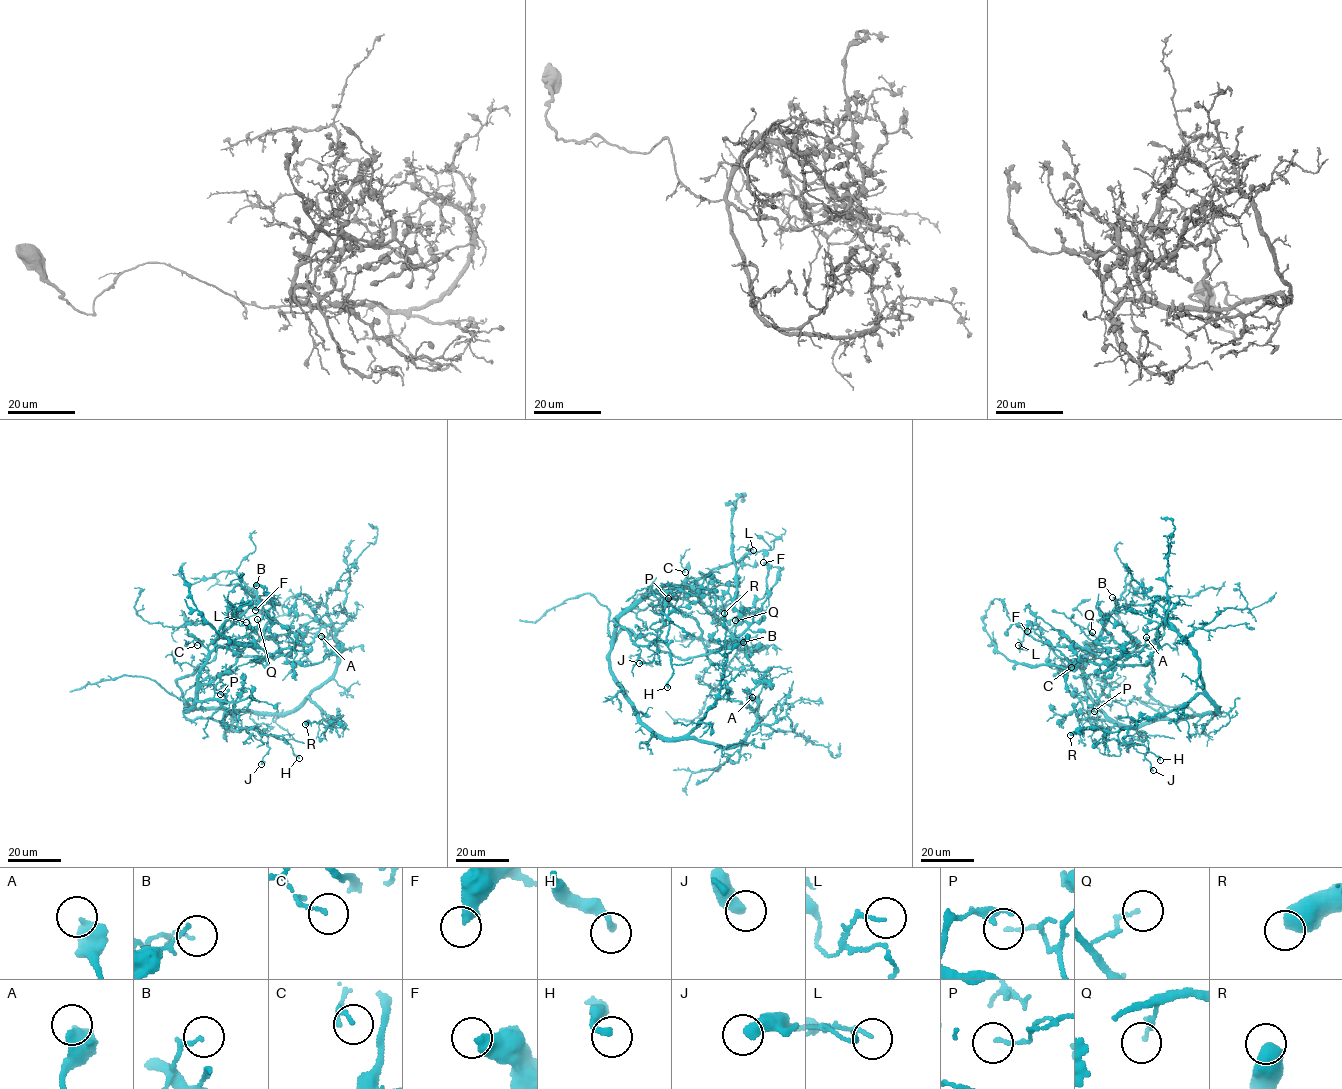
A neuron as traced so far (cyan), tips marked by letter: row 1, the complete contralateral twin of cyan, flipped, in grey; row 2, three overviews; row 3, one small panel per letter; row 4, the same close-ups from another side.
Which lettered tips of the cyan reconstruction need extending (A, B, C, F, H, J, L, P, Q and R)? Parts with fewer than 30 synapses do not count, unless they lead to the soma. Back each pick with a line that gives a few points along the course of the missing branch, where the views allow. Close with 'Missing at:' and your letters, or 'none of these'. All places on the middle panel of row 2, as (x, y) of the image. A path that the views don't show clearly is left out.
Missing at: none of these

